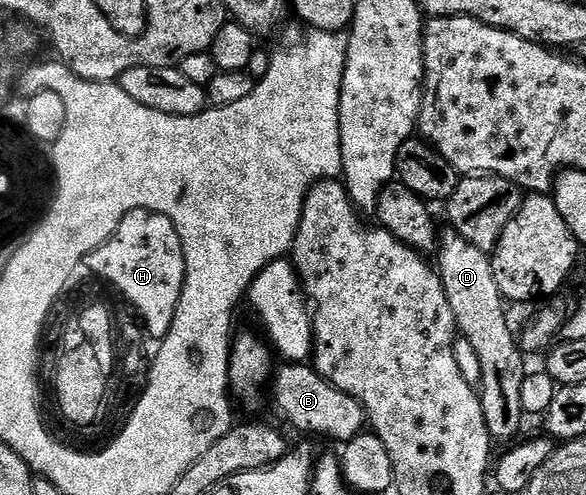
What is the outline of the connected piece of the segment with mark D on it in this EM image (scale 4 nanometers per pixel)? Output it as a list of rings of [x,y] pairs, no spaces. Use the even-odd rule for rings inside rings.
[[[449,227],[436,242],[436,255],[435,268],[441,274],[443,291],[447,291],[447,303],[451,303],[451,311],[455,311],[458,334],[471,343],[483,367],[479,396],[483,419],[487,419],[487,431],[494,442],[512,442],[523,420],[522,392],[527,357],[521,352],[518,334],[509,326],[509,317],[505,314],[507,302],[499,291],[499,283],[495,283],[490,254],[479,251],[475,243],[469,243],[463,235]]]

